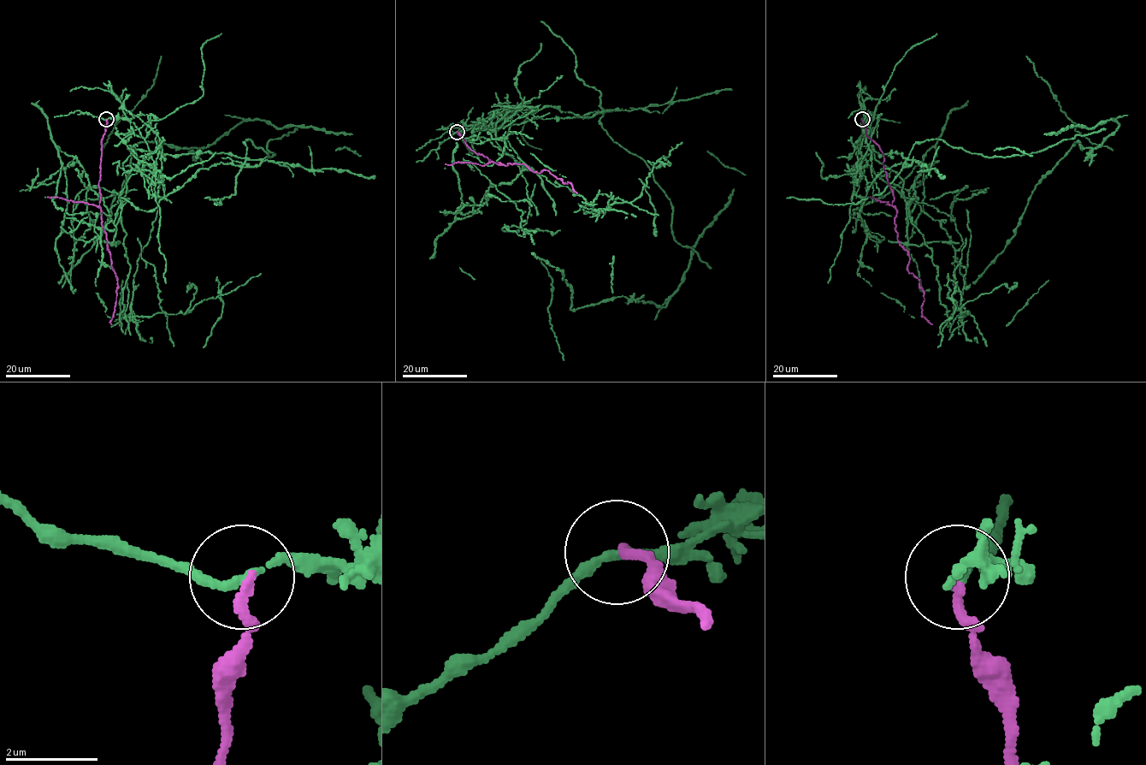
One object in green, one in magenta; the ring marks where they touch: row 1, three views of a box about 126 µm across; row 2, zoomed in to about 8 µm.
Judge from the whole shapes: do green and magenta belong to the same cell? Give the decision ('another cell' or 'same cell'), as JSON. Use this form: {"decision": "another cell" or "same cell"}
{"decision": "another cell"}

